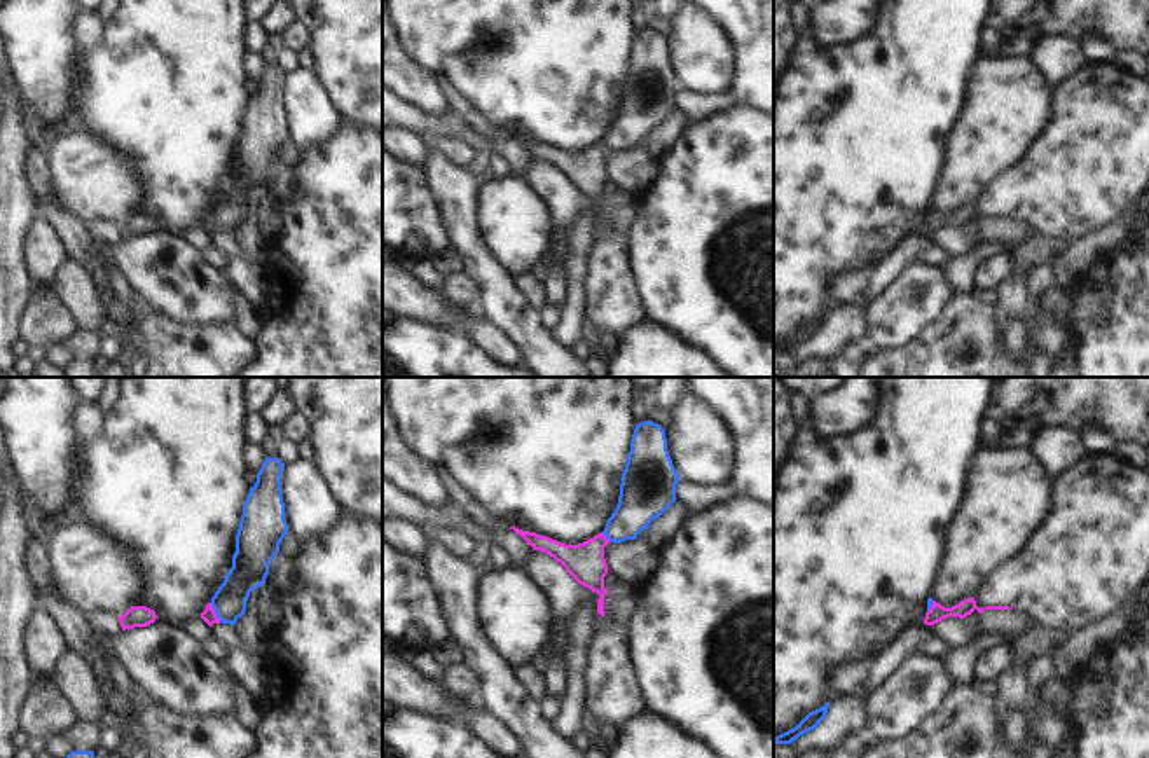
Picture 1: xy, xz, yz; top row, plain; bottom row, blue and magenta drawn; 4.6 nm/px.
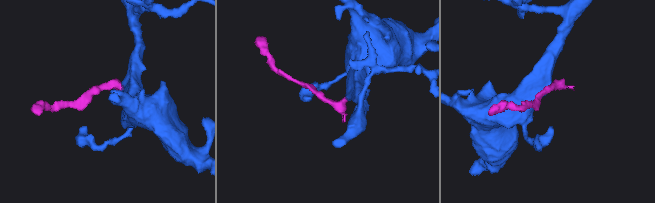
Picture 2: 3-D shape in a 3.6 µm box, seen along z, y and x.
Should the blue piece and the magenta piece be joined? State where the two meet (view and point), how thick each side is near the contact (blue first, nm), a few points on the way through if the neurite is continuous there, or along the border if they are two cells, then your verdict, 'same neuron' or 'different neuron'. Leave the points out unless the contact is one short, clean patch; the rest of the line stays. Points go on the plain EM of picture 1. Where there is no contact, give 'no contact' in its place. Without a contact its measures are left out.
meets blue in xy at (215, 220); 170 nm thick on the blue side, 70 nm on the other; border along xy (210, 212), (220, 229); different neuron

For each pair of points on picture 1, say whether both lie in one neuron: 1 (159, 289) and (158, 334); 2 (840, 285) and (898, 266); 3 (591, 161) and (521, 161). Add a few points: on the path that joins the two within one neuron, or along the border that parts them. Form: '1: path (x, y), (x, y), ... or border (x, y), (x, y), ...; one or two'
1: border (149, 311), (180, 323), (198, 325); two
2: path (854, 285), (868, 285), (884, 275); one
3: border (509, 137), (533, 159); two

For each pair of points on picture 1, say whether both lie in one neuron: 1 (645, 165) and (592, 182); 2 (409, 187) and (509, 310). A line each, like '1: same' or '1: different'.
1: different
2: different

